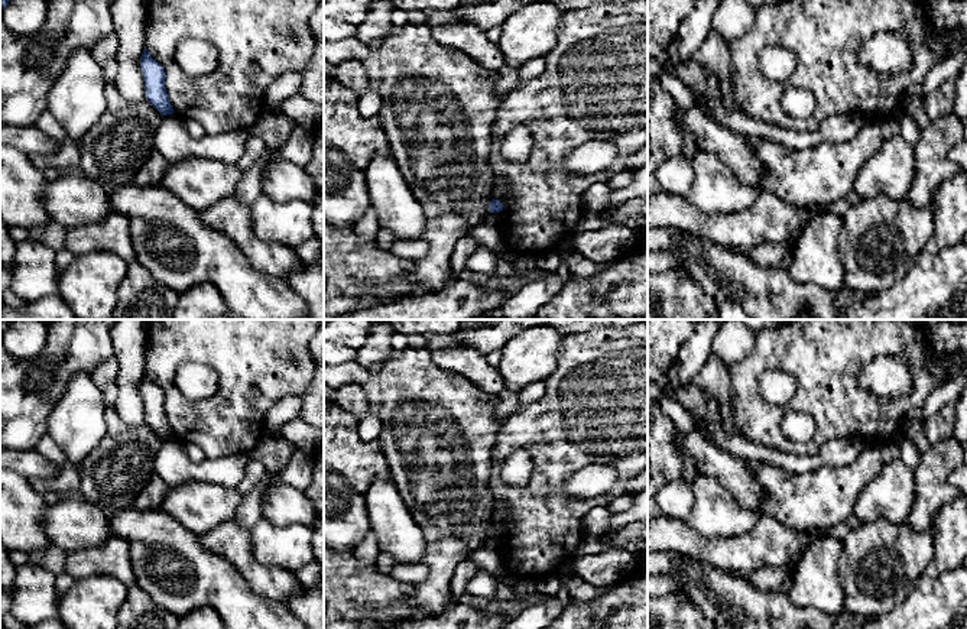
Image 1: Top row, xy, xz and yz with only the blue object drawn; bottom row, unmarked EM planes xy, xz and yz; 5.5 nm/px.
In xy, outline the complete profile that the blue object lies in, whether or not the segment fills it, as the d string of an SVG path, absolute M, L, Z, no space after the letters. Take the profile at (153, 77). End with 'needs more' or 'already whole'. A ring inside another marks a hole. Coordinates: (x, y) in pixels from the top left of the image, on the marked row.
M146 46L140 56L140 69L145 82L145 97L162 116L175 113L166 90L163 68L150 56Z; already whole

